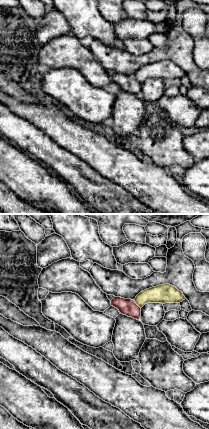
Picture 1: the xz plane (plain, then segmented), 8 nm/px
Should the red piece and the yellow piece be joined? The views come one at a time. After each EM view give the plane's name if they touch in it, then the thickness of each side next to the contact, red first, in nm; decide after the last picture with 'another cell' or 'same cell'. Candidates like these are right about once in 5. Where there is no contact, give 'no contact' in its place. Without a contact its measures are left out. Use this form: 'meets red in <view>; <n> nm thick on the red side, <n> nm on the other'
meets red in xz; 140 nm thick on the red side, 150 nm on the other

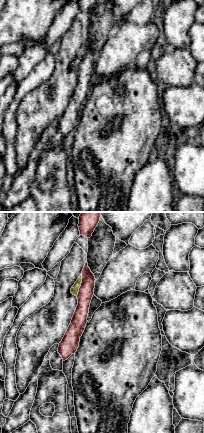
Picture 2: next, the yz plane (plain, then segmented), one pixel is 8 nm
meets red in yz; 130 nm thick on the red side, 60 nm on the other

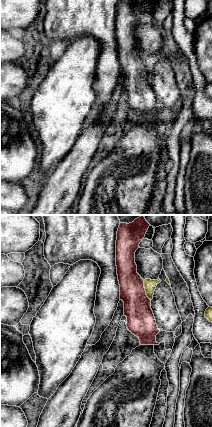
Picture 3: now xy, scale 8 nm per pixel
meets red in xy; 220 nm thick on the red side, 100 nm on the other

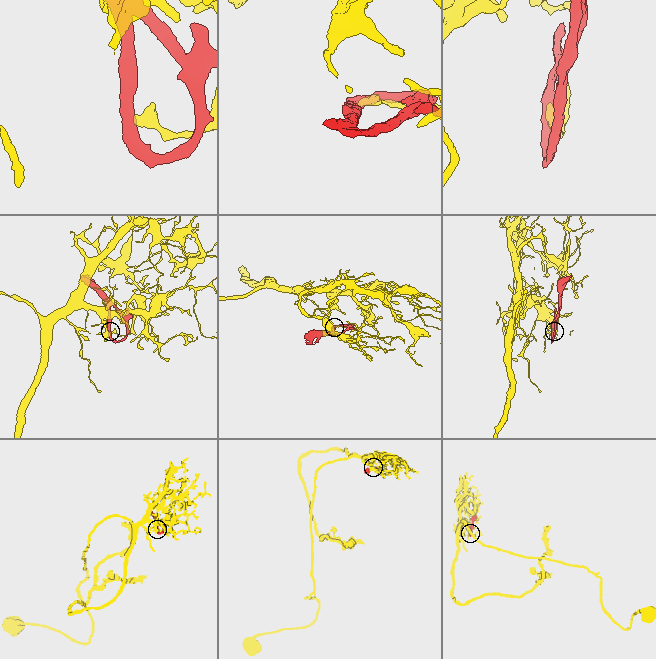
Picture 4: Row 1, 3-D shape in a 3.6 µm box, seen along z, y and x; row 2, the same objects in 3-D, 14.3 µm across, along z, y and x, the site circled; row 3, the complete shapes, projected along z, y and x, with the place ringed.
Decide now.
another cell

